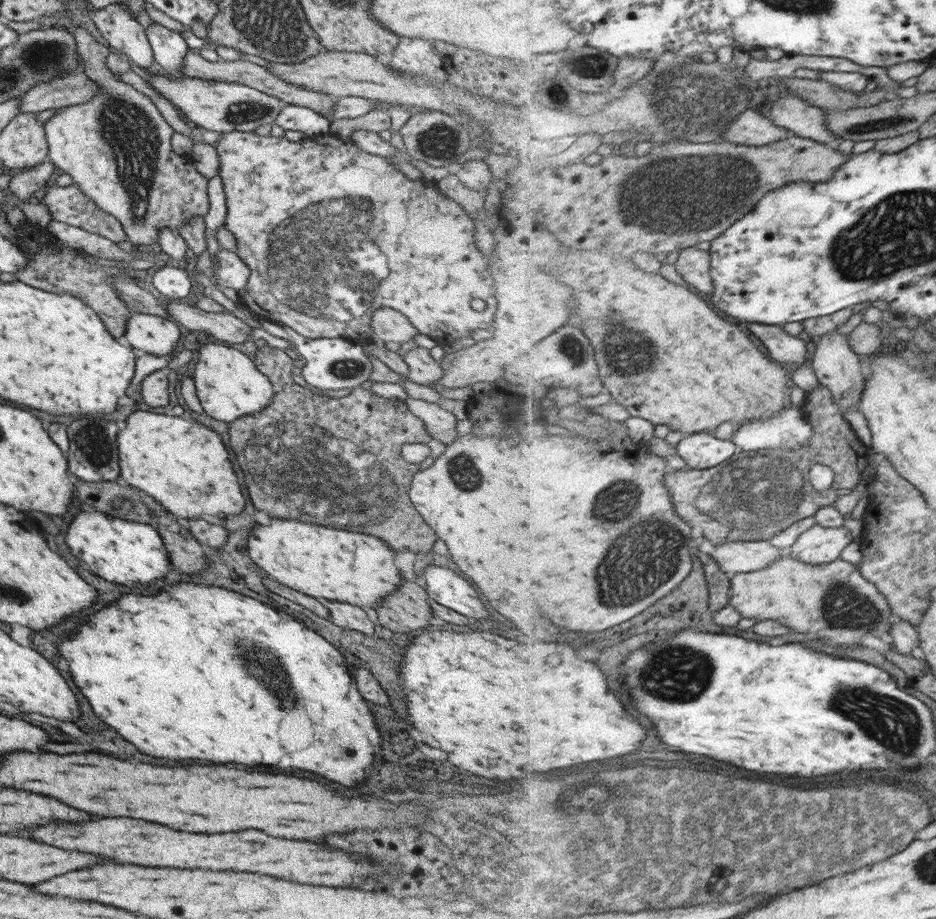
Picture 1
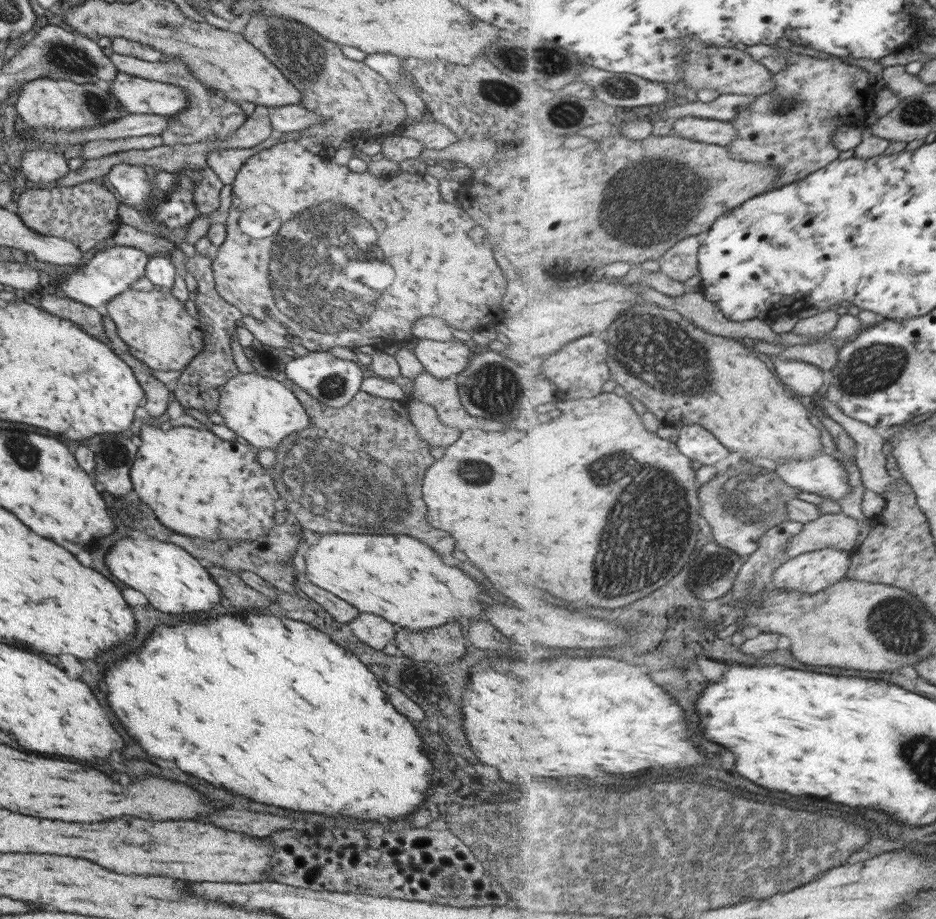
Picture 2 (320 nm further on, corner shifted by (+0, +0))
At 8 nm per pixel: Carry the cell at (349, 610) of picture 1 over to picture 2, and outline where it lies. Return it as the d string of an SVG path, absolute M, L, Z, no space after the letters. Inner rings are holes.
M360 612L347 623L350 631L365 645L381 650L389 639L394 638L397 628L380 616Z

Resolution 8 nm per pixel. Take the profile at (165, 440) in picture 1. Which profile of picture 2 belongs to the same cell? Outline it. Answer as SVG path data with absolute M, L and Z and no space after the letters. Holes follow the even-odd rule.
M143 425L140 428L138 437L141 440L141 446L137 447L137 454L134 456L135 462L133 462L131 468L129 468L129 478L131 478L133 490L135 490L135 494L139 496L139 500L141 500L143 504L147 504L147 506L153 510L155 518L157 518L165 528L169 528L169 530L173 530L173 532L183 536L203 538L209 541L224 538L225 540L256 540L256 538L265 536L270 531L270 528L274 525L272 516L275 514L275 504L273 502L280 498L280 496L274 487L274 481L271 480L269 470L261 466L256 460L255 448L252 445L243 442L239 438L234 439L232 442L222 440L205 428L196 429L182 425L178 427L153 427L150 425Z

